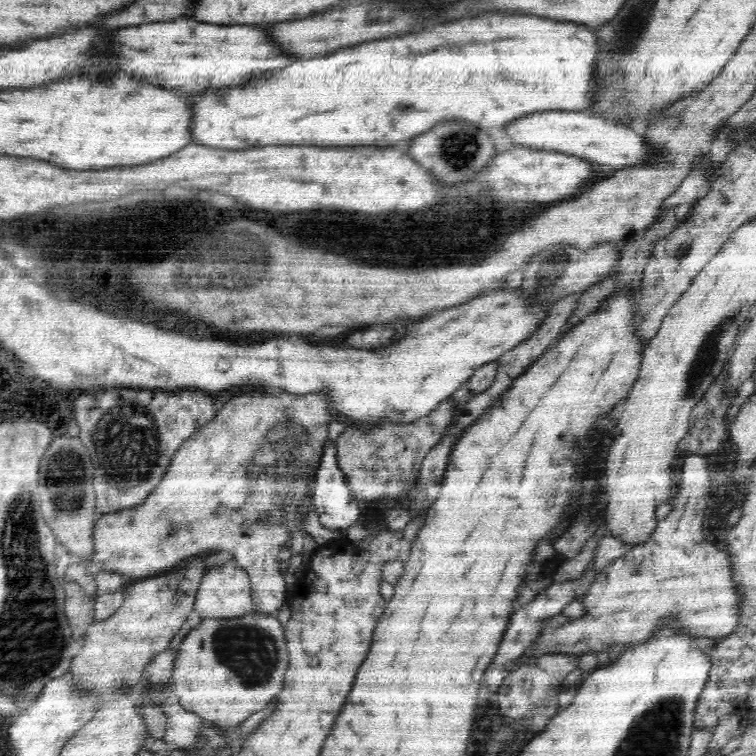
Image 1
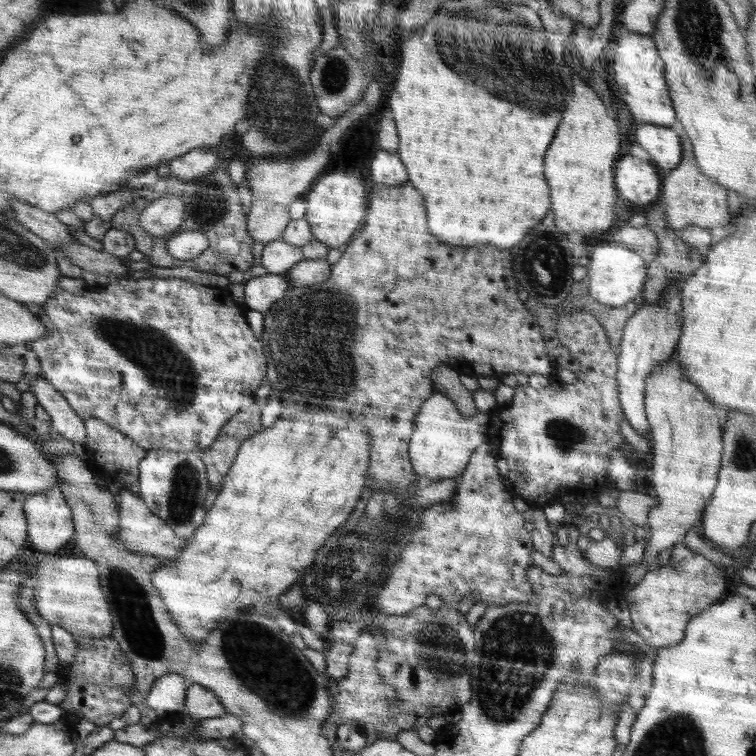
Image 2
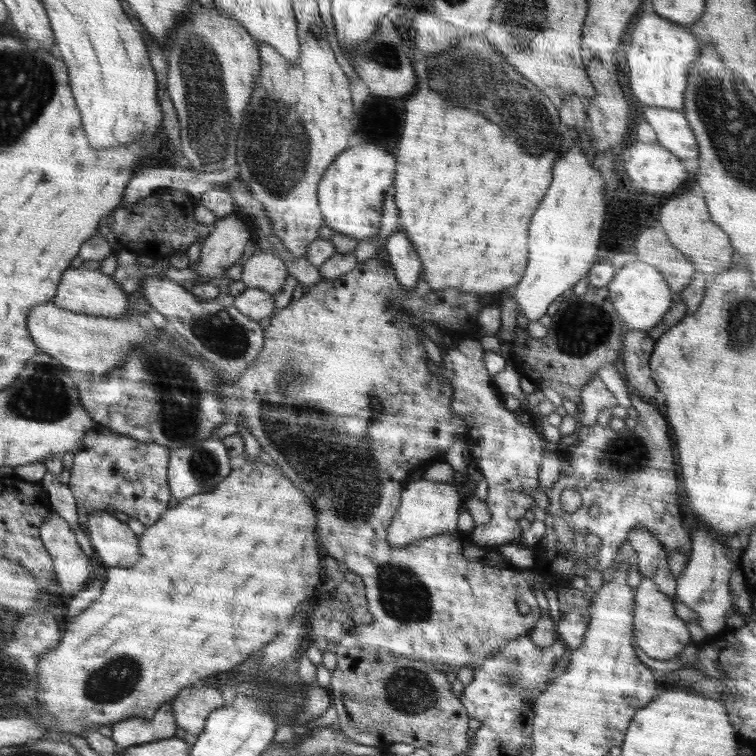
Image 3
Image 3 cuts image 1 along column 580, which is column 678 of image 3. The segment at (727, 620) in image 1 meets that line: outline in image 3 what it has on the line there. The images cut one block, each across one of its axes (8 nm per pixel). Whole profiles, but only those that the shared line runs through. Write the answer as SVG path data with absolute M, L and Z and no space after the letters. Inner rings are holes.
M643 578L640 586L634 590L633 627L640 642L640 648L653 659L668 661L692 642L686 627L687 622L682 621L674 613L674 602L674 597L660 592L656 584L648 578Z

